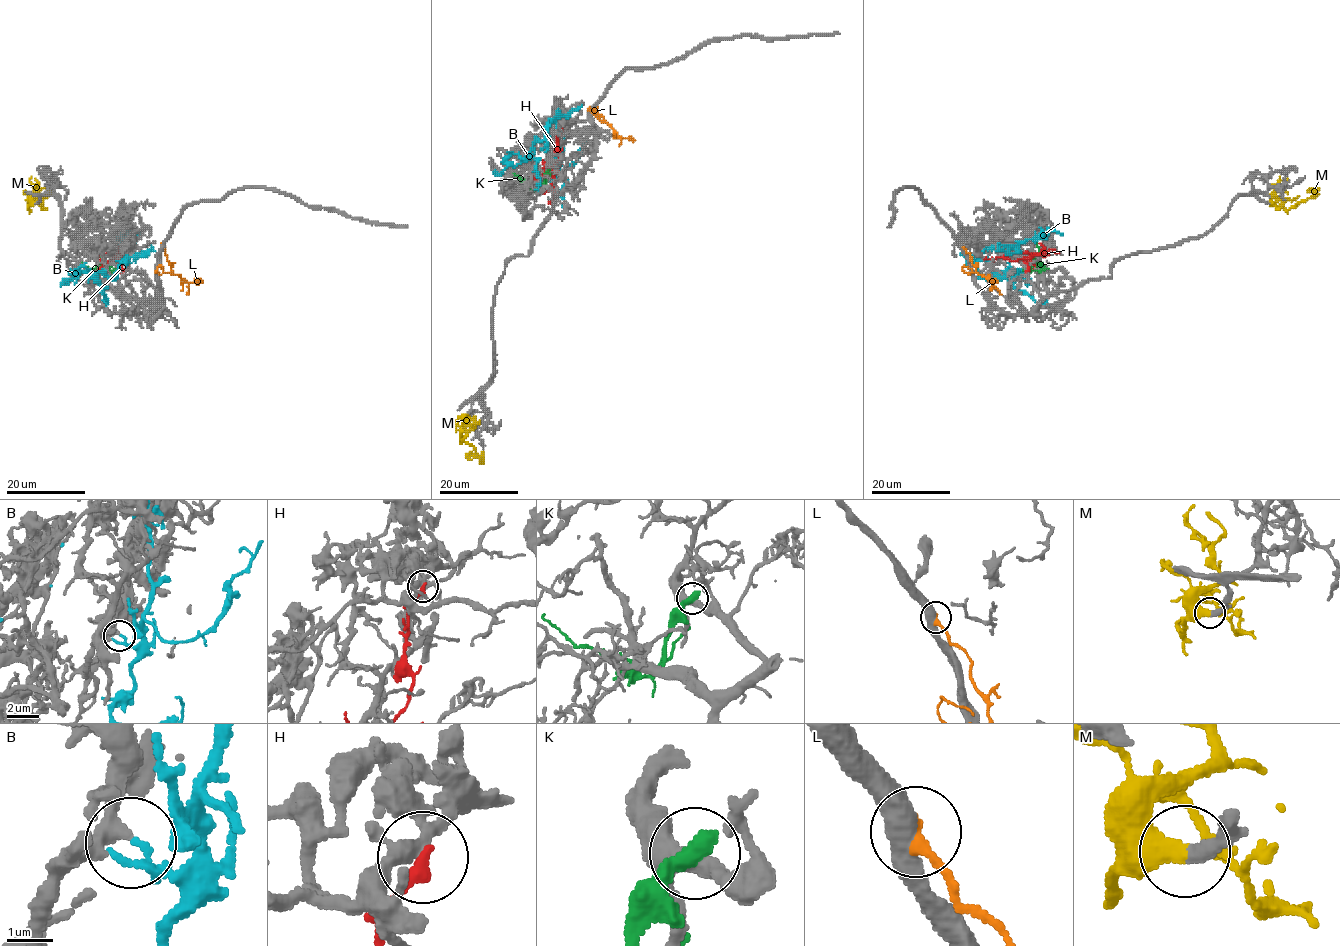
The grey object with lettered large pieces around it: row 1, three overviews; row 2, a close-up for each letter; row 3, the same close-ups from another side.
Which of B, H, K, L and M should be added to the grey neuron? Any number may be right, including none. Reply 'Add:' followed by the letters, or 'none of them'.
Add: M

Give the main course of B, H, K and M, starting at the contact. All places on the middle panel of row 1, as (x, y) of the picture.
B: (551, 164), (557, 164), (559, 155), (555, 122), (549, 122), (546, 136), (530, 152), (537, 160), (538, 194)
H: (561, 129), (557, 140), (558, 158), (549, 169), (553, 189), (548, 202)
K: (550, 169), (541, 188), (533, 187), (514, 173)
M: (468, 414), (462, 418), (460, 434), (481, 459), (471, 455), (471, 460)

